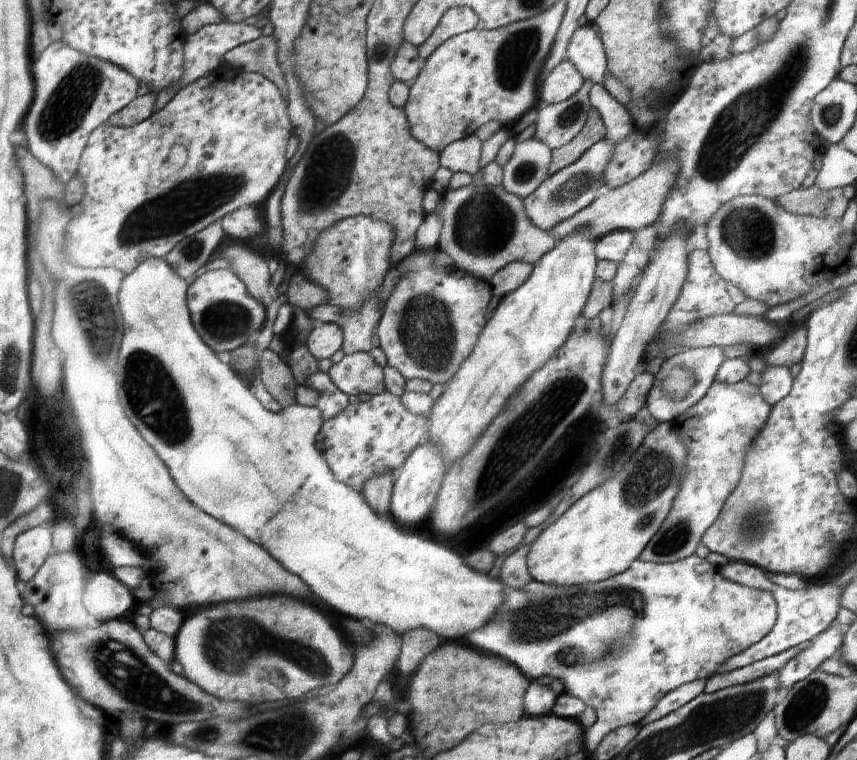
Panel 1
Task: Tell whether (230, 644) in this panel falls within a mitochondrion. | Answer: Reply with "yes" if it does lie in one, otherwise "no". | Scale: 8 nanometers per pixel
yes

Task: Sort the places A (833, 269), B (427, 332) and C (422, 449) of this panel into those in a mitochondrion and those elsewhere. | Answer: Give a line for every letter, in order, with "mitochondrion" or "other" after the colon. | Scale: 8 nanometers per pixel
A: other
B: mitochondrion
C: other

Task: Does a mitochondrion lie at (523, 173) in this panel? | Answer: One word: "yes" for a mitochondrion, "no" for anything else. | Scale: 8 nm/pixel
yes

